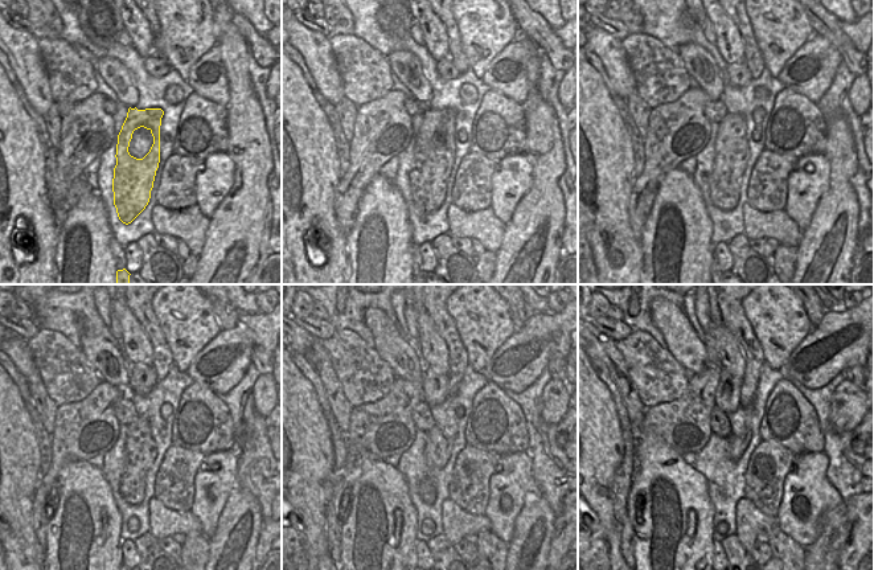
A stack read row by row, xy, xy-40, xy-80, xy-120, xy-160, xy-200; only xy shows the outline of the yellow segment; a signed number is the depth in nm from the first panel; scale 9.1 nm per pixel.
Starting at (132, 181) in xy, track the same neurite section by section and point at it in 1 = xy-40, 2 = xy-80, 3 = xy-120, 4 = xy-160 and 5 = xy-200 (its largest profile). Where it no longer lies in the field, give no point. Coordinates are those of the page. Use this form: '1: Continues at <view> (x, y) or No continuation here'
1: Continues at xy-40 (433, 165)
2: Continues at xy-80 (731, 152)
3: Continues at xy-120 (138, 443)
4: Continues at xy-160 (436, 448)
5: Continues at xy-200 (737, 446)

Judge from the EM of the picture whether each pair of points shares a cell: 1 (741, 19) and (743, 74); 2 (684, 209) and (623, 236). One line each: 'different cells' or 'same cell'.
1: different cells
2: different cells

